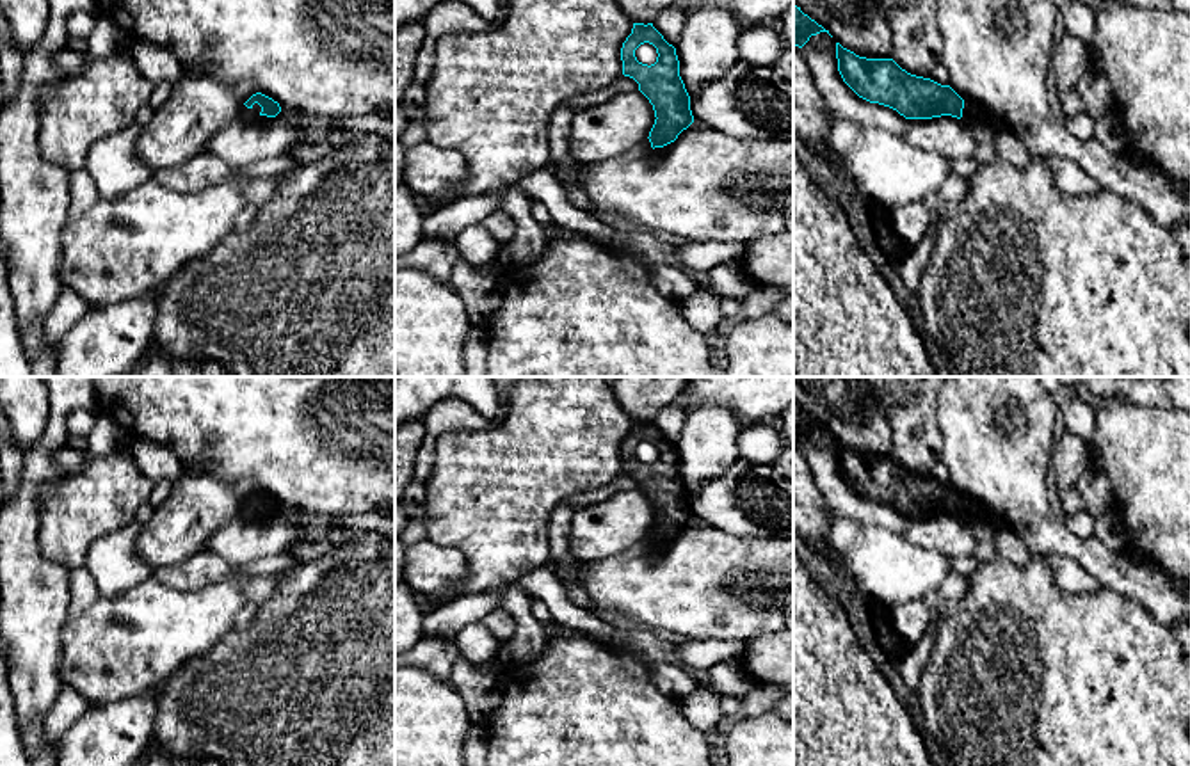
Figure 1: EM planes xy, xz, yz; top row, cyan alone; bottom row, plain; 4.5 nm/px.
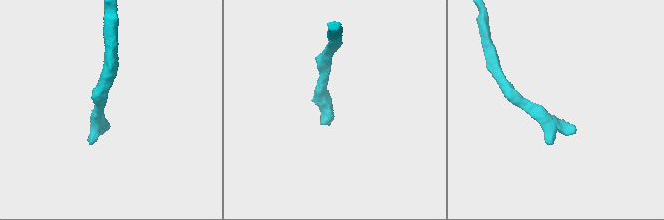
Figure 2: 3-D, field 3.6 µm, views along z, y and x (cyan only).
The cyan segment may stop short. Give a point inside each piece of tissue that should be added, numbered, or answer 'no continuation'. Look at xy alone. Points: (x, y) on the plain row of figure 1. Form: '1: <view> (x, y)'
1: xy (249, 512)

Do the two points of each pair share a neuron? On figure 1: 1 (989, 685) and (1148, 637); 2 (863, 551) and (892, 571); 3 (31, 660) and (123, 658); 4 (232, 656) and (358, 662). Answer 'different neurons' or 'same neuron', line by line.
1: same neuron
2: same neuron
3: different neurons
4: same neuron

